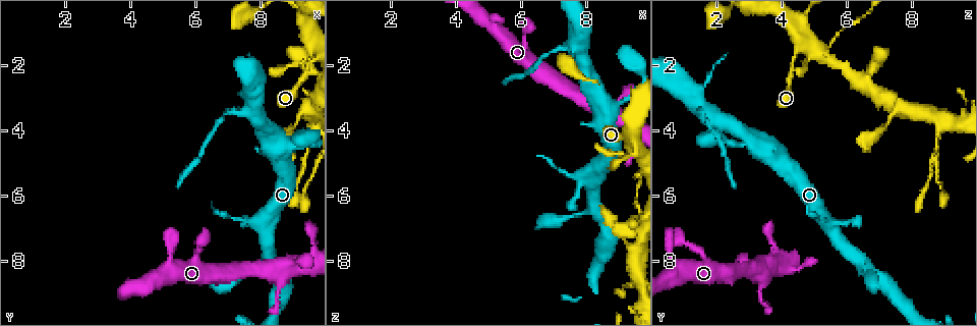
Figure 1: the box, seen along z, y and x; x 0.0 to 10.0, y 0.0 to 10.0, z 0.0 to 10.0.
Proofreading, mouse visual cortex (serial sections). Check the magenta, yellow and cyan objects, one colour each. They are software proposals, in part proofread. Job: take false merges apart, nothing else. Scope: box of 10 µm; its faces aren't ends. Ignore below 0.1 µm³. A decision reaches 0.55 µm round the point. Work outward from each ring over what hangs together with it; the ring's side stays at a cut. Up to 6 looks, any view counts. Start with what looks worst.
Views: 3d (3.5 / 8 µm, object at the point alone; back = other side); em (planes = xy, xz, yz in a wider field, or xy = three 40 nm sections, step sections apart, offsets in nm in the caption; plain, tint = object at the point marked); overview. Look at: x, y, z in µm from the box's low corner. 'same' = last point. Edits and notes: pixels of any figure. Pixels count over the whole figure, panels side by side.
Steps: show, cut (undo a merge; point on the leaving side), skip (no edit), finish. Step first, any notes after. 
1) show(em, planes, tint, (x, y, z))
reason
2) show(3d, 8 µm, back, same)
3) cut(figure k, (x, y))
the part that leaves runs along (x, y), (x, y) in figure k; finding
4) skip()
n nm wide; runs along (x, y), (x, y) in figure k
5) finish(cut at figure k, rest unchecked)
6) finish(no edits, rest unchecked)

show(3d, 3.5 µm, (9.35, 3.35, 7.55))
sharp bend

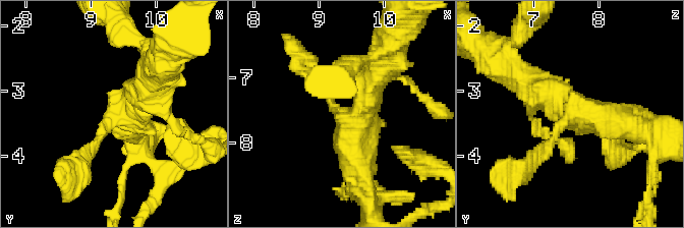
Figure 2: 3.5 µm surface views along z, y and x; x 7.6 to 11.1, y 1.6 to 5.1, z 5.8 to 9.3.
show(em, xy, step 2, tint, (9.35, 3.40, 7.60))

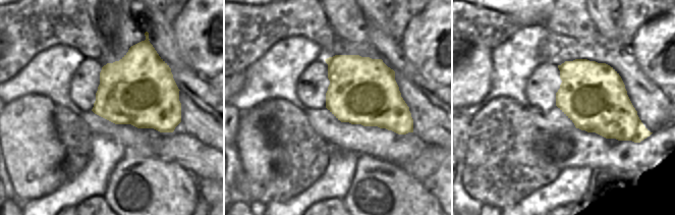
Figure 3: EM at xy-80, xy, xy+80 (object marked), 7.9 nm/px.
skip()
runs along (147, 94), (106, 122), (84, 160) in figure 2; all the same cell

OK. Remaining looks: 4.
show(3d, 3.5 µm, (9.35, 8.20, 3.90))
two arms in line, one across

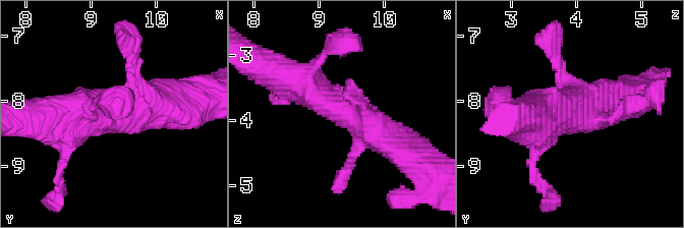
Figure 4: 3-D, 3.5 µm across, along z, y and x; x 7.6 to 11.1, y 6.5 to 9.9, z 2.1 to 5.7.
show(em, planes, tint, (9.35, 8.25, 3.85))
need the tissue

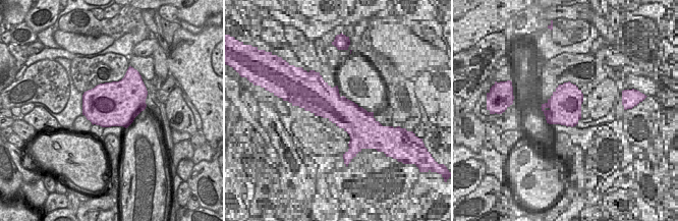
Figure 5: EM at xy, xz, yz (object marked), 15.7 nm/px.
skip()
runs along (284, 77), (365, 129), (350, 163) in figure 4; one cell here

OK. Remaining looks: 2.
show(3d, 3.5 µm, (7.45, 8.35, 6.70))
thin neck

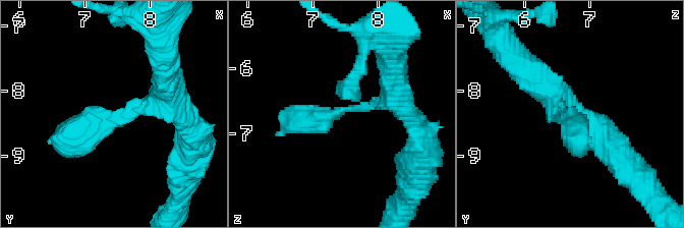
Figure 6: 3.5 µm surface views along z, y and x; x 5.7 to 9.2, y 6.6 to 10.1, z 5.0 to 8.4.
show(em, xy, step 5, tint, (7.45, 8.40, 6.65))

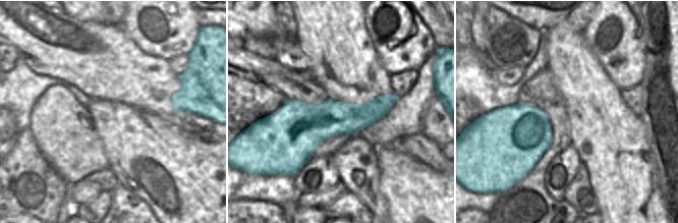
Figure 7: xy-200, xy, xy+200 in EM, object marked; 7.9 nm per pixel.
skip()
continuous, no second cell

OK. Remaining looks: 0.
finish(no edits, rest unchecked)

